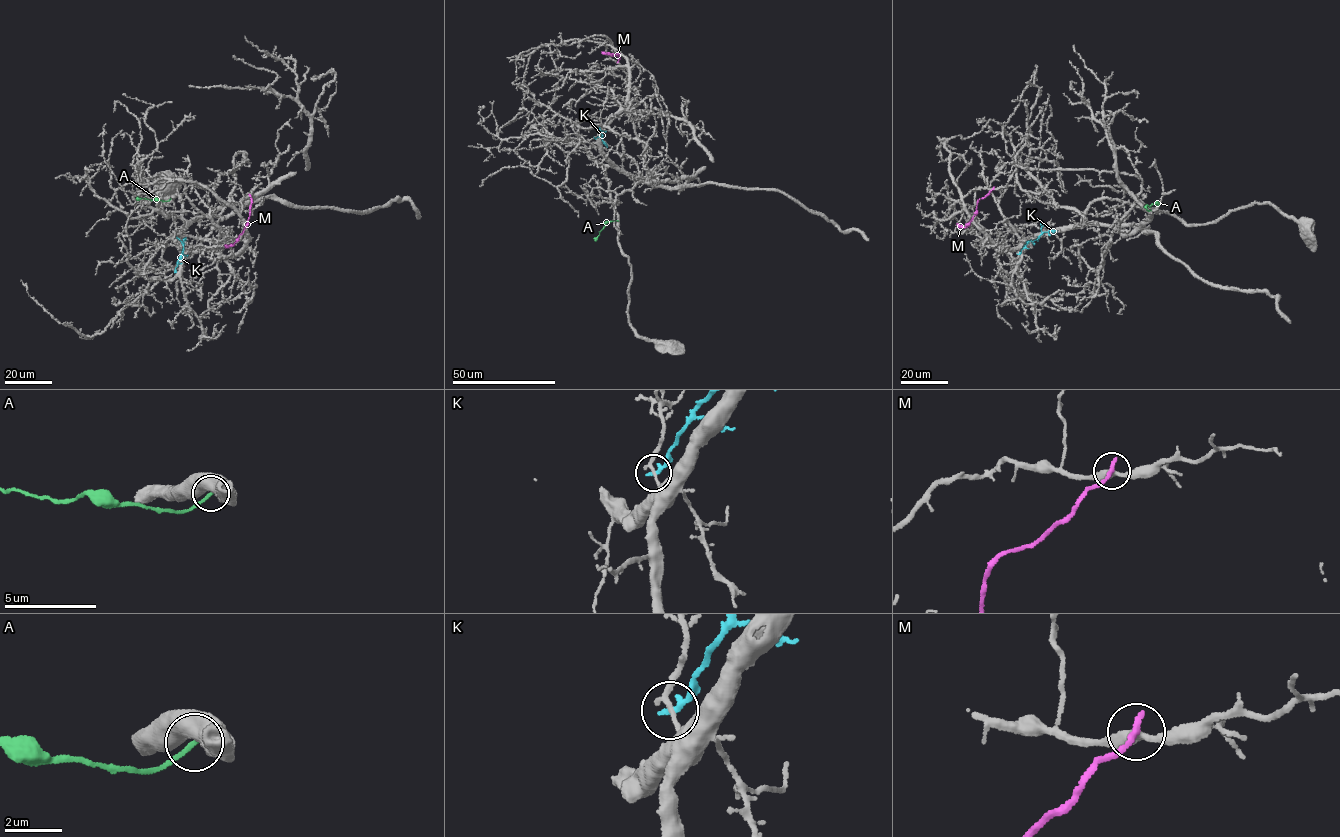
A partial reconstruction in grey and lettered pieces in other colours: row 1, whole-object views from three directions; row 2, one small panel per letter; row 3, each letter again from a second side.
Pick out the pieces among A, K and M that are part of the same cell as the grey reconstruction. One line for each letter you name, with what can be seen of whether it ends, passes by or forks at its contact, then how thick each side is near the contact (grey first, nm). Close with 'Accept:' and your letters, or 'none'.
Accept: none

